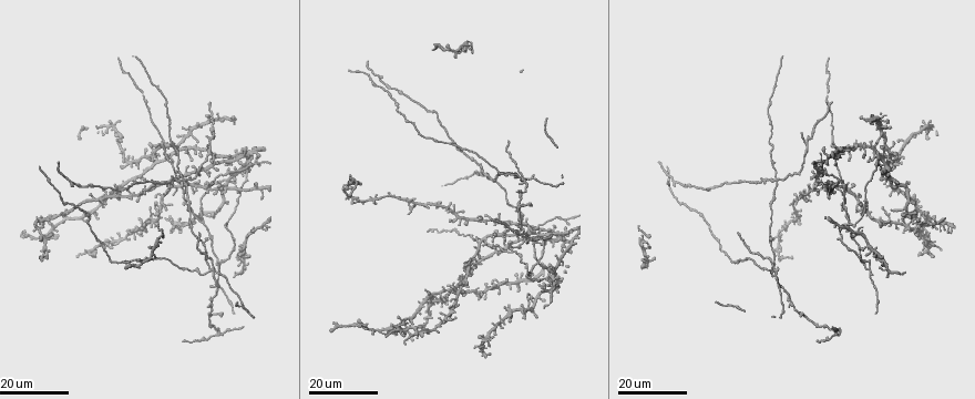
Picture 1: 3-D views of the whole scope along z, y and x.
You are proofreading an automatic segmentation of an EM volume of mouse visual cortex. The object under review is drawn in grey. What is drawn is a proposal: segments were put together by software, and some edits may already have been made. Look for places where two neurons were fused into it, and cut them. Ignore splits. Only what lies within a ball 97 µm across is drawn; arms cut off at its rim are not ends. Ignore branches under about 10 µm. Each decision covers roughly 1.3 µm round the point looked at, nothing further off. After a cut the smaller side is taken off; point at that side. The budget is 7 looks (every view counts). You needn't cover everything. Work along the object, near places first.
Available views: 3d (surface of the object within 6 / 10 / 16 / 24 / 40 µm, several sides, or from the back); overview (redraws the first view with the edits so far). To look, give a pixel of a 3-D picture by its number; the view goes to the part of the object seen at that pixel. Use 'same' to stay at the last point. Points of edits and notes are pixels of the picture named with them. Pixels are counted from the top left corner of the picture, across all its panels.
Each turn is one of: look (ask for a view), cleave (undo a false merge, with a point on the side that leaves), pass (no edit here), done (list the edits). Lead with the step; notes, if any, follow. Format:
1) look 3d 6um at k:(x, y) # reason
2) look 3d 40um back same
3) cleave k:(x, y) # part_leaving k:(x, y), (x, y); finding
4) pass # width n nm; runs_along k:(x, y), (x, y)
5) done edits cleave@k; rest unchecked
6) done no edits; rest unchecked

look 3d 24um at 1:(824, 174) # side arm on a straight run

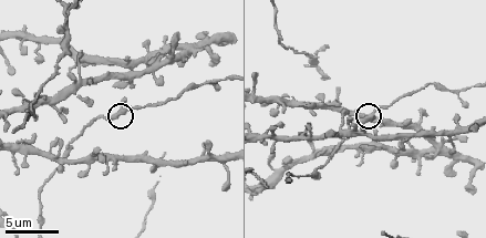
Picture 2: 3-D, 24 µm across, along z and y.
look 3d 6um at 2:(367, 116)

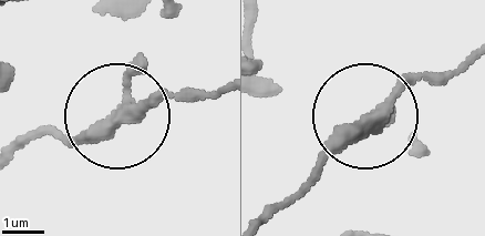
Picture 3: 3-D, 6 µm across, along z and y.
pass # one neuron here

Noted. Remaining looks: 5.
look 3d 24um at 1:(869, 269) # branch point

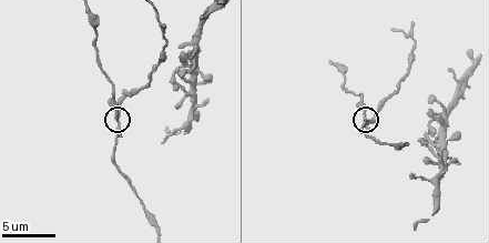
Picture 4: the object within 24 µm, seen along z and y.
look 3d 10um same

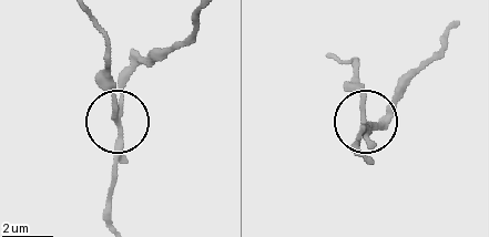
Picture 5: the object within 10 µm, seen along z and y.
pass # runs_along 5:(91, 21), (108, 47), (108, 84), (120, 135), (114, 177); continuous, no second neuron

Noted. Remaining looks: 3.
look 3d 24um at 1:(201, 223) # a fork

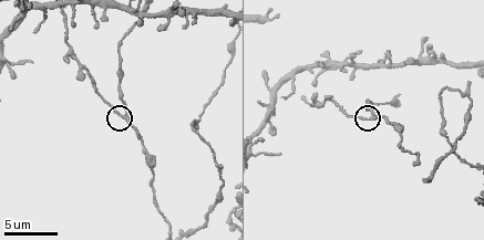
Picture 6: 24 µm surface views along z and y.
look 3d 6um at 6:(370, 118)

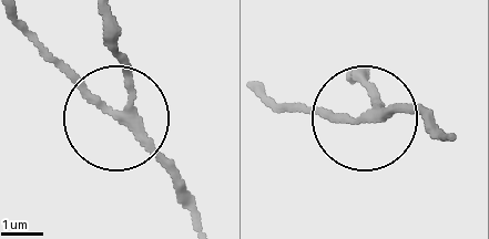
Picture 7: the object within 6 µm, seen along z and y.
pass # side_arm 64 um; runs_along 7:(355, 81), (376, 102), (355, 120), (284, 113); one neuron here

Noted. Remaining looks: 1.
done no edits; rest unchecked

